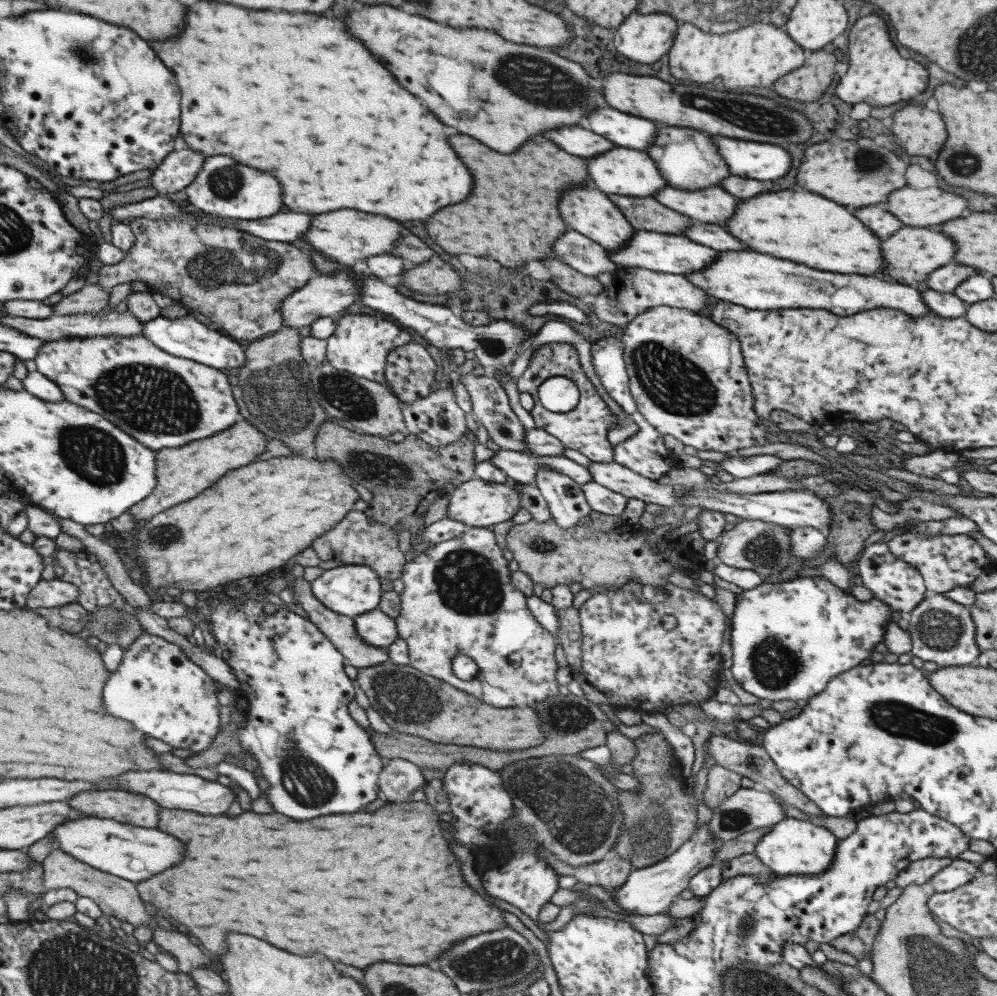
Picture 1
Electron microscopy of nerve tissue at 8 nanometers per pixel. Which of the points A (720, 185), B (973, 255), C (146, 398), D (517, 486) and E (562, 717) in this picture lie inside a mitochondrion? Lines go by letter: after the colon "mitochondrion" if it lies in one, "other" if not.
A: other
B: other
C: mitochondrion
D: other
E: mitochondrion

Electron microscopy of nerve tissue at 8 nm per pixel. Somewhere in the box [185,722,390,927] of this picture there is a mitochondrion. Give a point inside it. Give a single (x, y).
(309, 784)

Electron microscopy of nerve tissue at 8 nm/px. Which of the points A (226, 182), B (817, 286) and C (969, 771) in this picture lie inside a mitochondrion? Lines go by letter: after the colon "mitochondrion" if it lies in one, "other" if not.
A: mitochondrion
B: mitochondrion
C: other

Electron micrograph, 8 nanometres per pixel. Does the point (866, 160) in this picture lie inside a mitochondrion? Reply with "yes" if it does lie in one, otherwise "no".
yes

